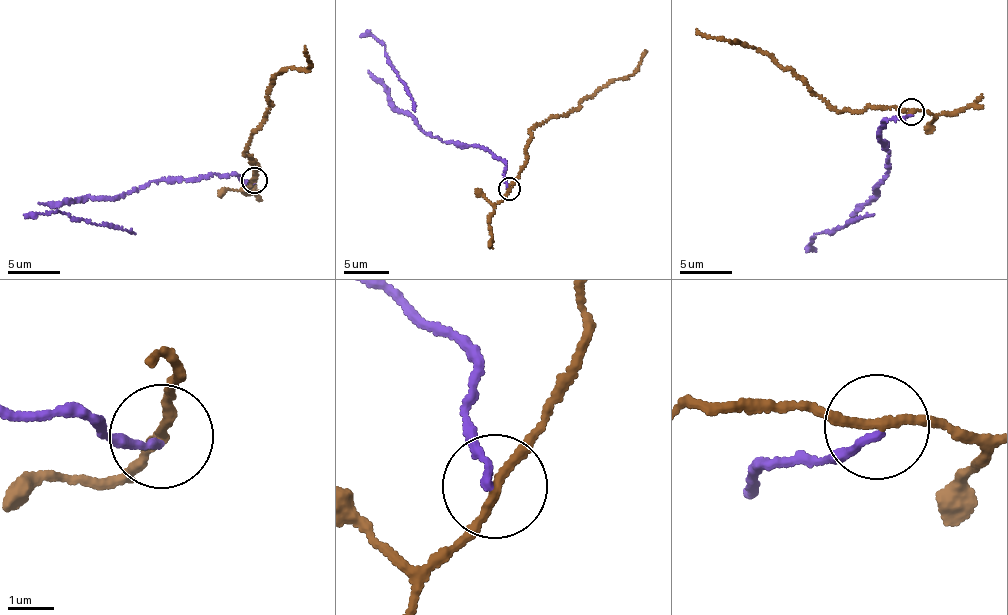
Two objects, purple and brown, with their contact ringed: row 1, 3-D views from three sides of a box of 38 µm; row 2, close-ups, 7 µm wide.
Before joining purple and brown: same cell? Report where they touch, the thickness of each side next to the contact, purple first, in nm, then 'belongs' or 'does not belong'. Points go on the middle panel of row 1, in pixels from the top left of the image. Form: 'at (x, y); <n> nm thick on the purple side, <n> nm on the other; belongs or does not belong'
at (509, 188); 170 nm thick on the purple side, 170 nm on the other; does not belong

